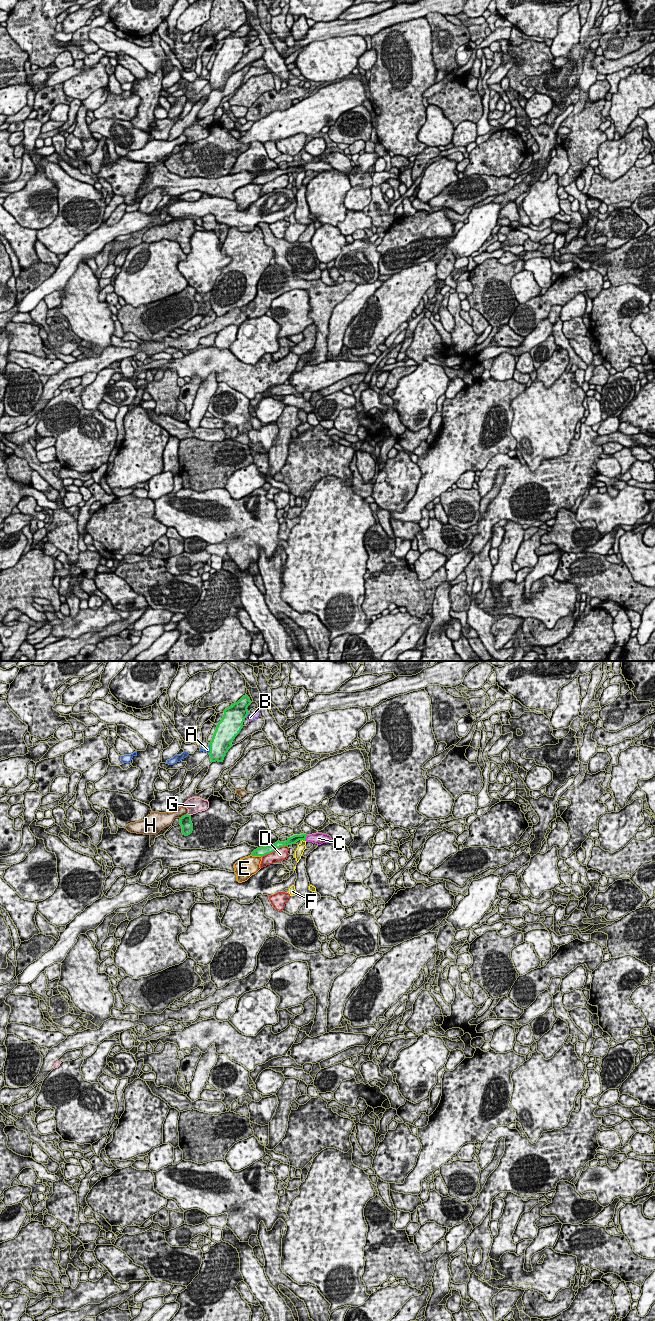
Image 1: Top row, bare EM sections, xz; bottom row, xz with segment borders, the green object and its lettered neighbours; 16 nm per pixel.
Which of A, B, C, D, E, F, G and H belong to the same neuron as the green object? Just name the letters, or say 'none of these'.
C

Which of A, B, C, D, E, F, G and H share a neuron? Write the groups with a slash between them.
A / B / C / D / E / F / G / H

